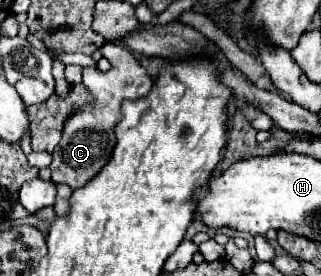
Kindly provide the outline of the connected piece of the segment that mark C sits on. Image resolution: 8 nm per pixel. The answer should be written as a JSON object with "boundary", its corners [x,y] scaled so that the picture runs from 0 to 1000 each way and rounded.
{"boundary":[[[327,152],[308,181],[321,207],[352,228],[352,250],[336,254],[333,264],[290,243],[259,250],[259,308],[271,315],[290,373],[259,380],[246,402],[215,417],[196,460],[190,518],[165,547],[159,649],[171,663],[202,663],[221,685],[259,678],[346,576],[346,547],[358,540],[358,446],[371,446],[377,431],[377,373],[396,359],[408,366],[439,359],[477,315],[477,293],[458,272],[458,257],[393,170]]]}

